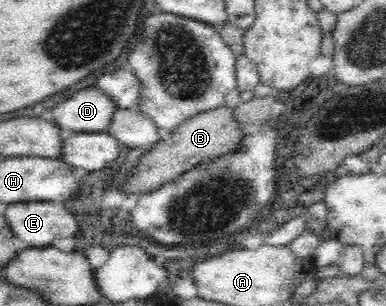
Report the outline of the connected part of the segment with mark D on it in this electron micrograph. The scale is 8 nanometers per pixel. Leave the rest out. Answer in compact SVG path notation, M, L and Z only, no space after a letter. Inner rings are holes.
M94 87L76 91L50 109L52 121L63 132L104 132L116 105Z

